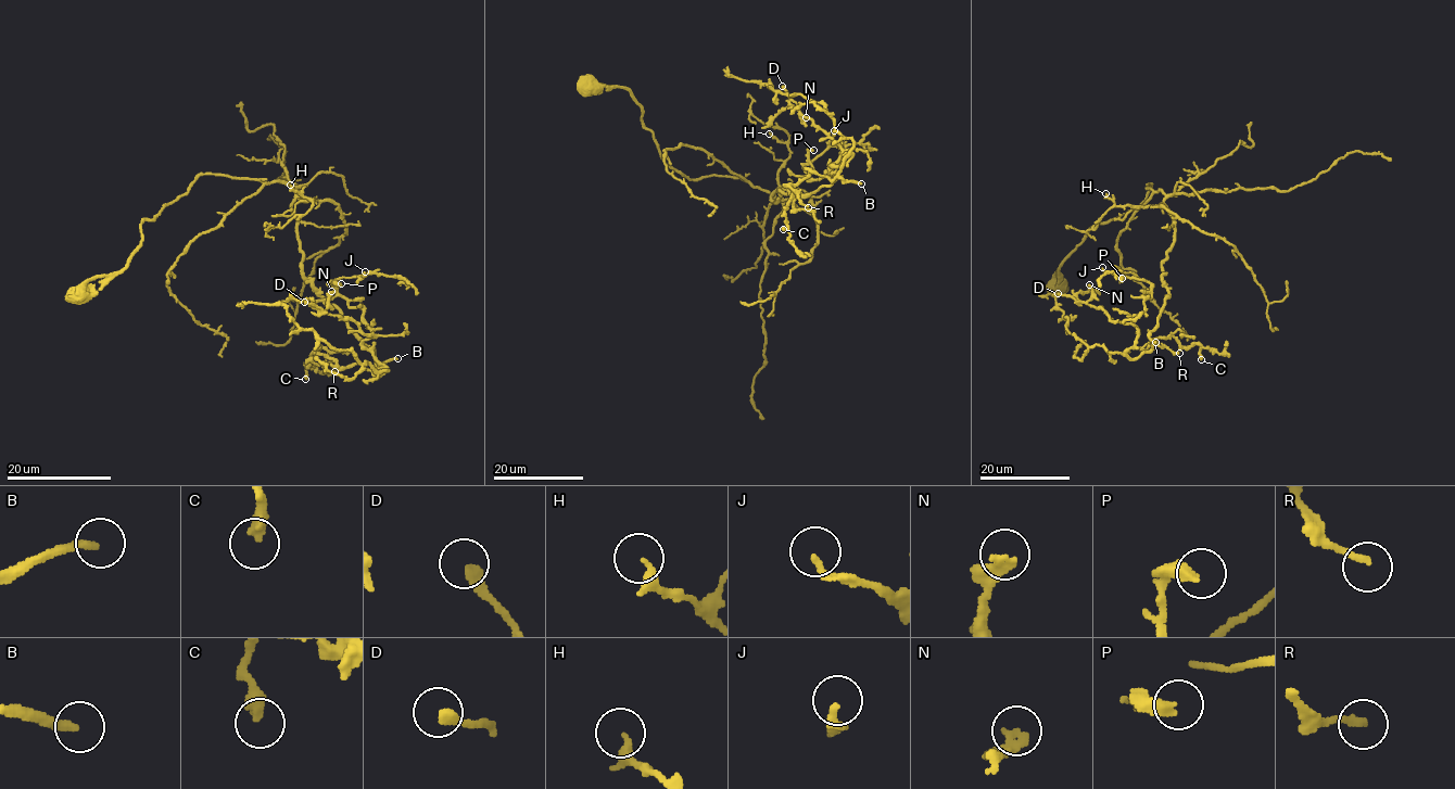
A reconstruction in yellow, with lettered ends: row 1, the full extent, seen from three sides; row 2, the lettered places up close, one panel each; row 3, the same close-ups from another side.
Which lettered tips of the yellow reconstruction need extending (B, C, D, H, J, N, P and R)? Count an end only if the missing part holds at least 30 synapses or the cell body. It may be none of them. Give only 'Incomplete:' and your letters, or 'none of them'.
Incomplete: B

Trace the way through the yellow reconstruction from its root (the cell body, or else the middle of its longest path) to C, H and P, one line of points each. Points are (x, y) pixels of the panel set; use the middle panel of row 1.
C: (587, 81), (627, 88), (662, 160), (690, 179), (744, 178), (775, 202), (842, 178), (799, 180), (783, 229)
H: (587, 81), (627, 88), (662, 160), (690, 179), (737, 177), (772, 193), (789, 149), (769, 134)
P: (587, 81), (627, 88), (690, 179), (808, 196), (850, 157), (810, 179), (813, 150)

